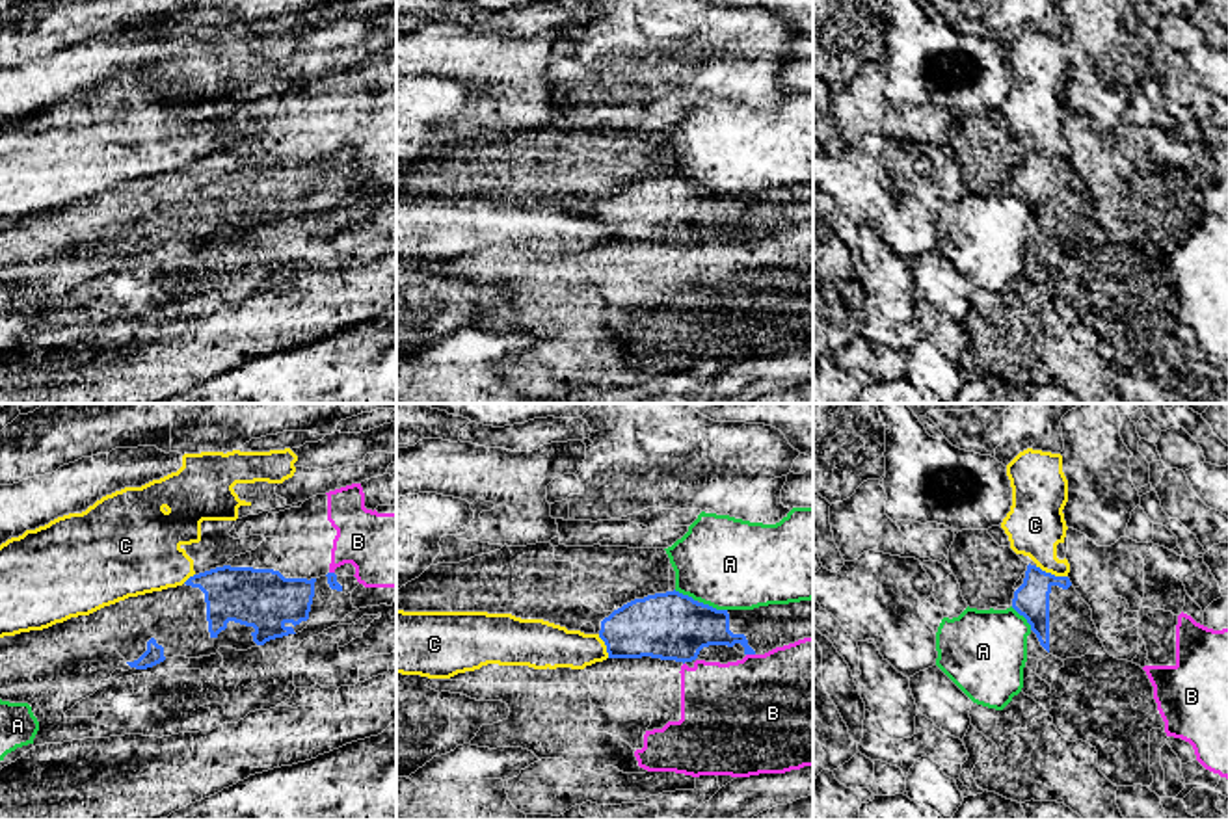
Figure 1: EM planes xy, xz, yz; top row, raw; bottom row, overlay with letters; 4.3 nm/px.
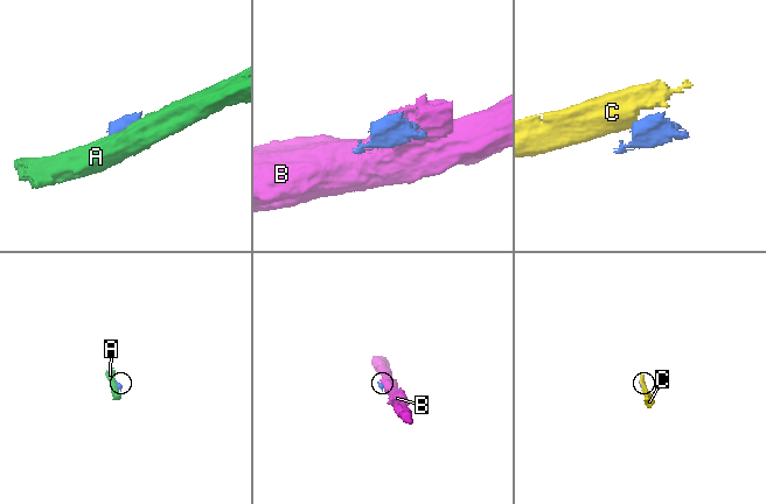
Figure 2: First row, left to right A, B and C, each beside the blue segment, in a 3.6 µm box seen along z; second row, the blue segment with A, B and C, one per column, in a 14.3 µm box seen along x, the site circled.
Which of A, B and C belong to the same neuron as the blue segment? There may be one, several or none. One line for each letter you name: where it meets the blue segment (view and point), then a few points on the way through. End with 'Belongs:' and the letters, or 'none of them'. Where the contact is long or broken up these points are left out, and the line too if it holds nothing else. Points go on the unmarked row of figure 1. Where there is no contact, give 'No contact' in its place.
B: Touches blue at xz (750, 237)
Belongs: B

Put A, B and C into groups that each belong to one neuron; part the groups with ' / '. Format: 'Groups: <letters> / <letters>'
Groups: A / B / C

